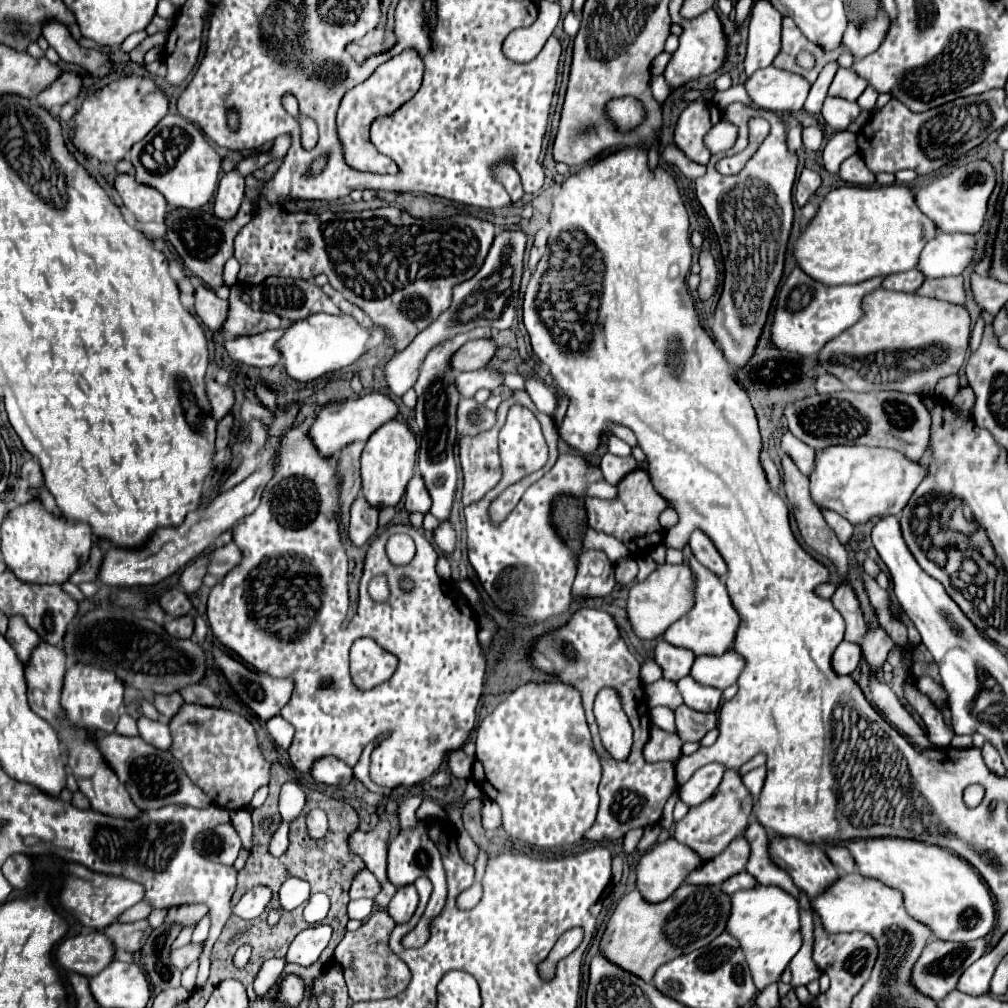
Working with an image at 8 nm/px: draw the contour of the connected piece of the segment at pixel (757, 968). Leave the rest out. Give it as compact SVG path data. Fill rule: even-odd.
M774 886L740 890L732 896L732 914L726 930L740 942L756 988L764 990L768 984L780 980L780 974L802 946L798 900Z

